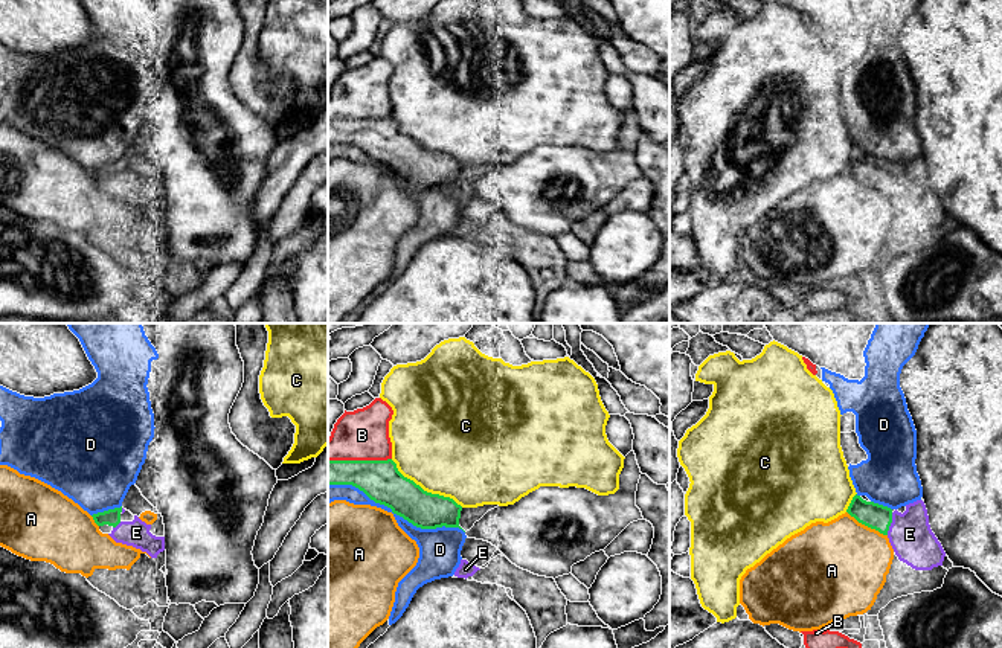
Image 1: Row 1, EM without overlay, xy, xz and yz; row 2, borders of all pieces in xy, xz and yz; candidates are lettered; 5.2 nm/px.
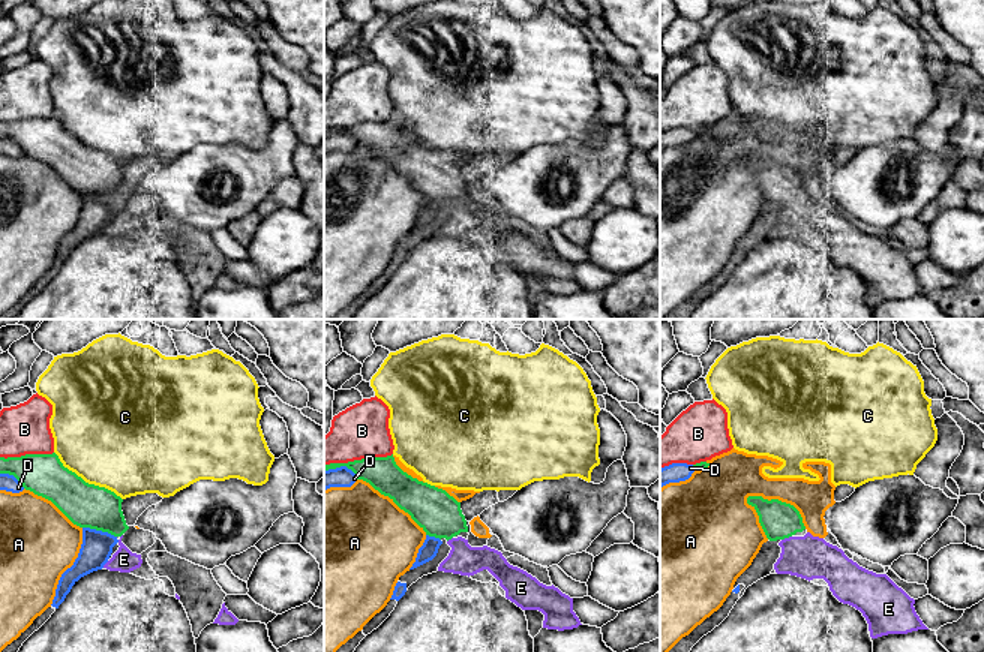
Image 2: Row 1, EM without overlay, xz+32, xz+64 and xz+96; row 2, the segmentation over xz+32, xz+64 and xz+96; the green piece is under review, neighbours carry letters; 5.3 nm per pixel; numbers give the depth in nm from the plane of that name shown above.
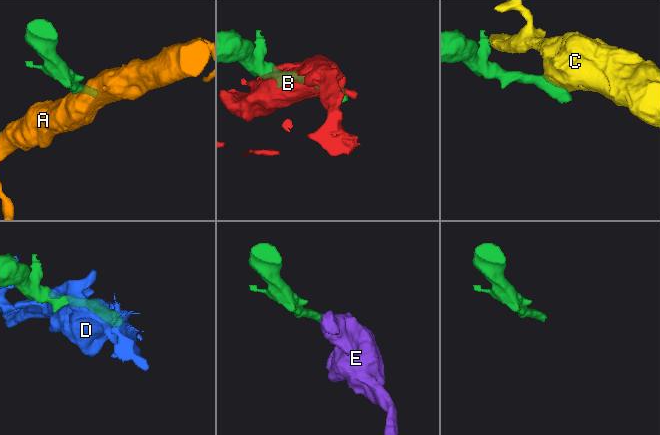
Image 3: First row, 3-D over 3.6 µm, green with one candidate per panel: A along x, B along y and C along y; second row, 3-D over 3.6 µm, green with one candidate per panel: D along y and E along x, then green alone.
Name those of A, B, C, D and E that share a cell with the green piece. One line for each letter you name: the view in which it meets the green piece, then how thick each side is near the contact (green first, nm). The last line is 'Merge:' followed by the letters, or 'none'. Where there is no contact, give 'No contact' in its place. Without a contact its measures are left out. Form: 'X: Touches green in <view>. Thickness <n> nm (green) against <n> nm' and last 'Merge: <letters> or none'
E: Touches green in yz. Thickness 140 nm (green) against 220 nm
Merge: E

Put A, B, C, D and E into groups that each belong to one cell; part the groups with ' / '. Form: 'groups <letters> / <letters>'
groups A / B / C / D / E

